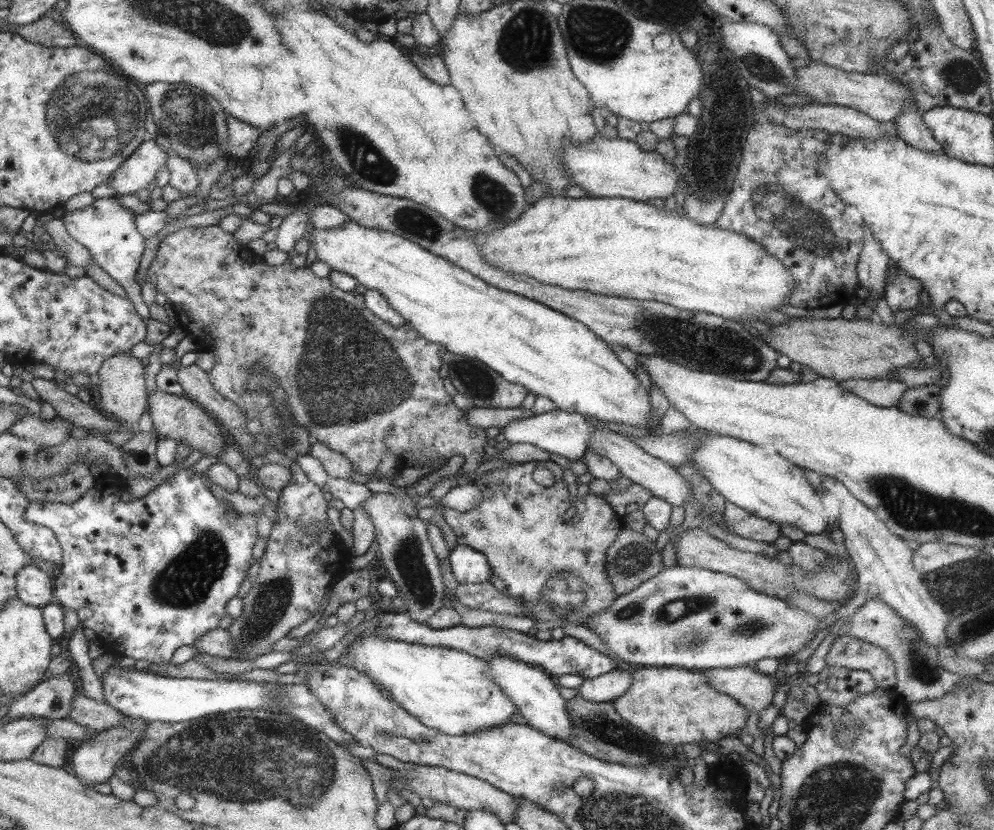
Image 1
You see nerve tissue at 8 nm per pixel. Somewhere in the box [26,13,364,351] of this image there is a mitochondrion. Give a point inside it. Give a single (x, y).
(91, 117)

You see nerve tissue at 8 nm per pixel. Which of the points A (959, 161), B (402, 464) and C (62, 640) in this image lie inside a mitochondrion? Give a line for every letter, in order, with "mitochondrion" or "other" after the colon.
A: other
B: other
C: other

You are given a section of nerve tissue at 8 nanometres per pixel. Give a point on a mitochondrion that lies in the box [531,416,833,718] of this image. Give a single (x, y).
(630, 560)

